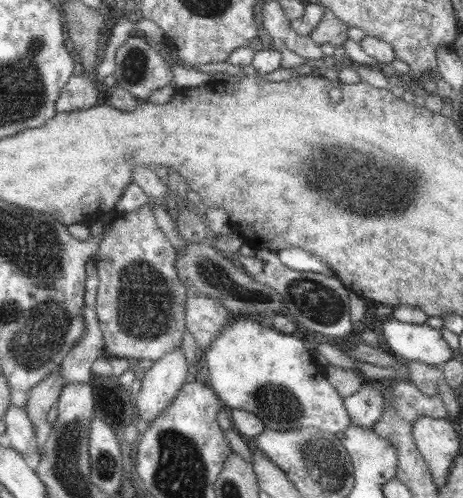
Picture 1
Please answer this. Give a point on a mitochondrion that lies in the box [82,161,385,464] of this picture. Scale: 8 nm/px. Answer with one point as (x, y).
(144, 310)

